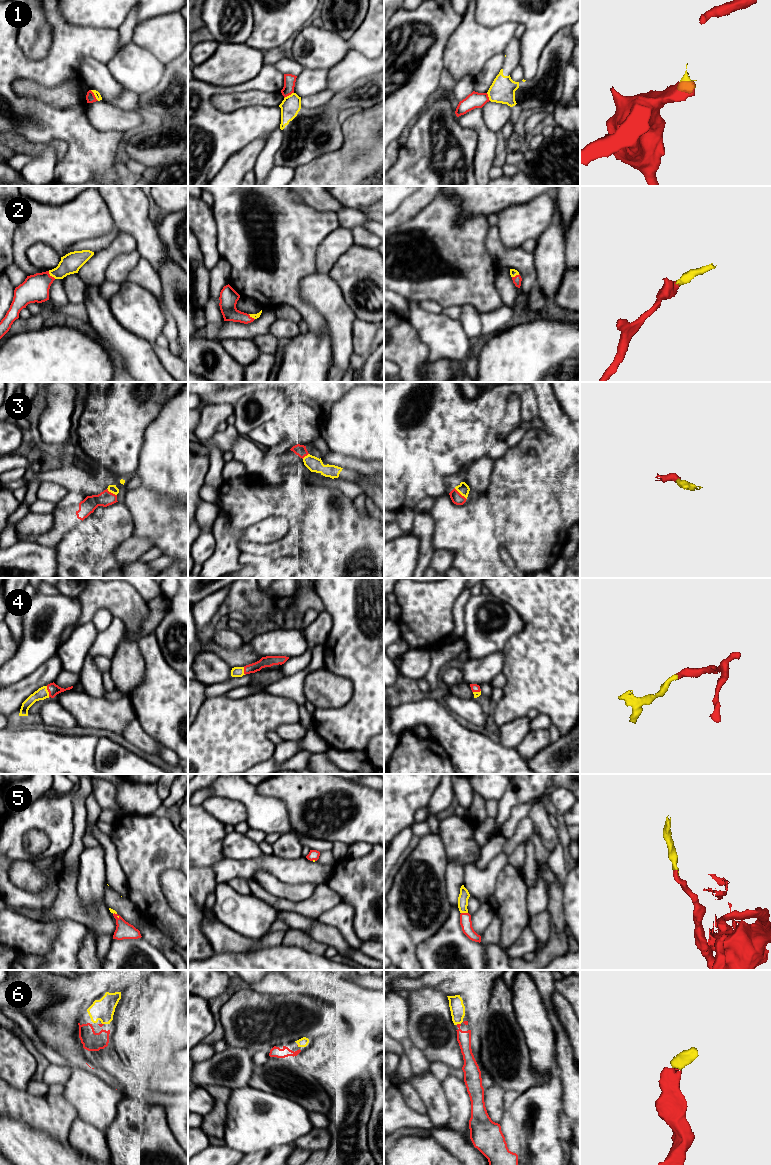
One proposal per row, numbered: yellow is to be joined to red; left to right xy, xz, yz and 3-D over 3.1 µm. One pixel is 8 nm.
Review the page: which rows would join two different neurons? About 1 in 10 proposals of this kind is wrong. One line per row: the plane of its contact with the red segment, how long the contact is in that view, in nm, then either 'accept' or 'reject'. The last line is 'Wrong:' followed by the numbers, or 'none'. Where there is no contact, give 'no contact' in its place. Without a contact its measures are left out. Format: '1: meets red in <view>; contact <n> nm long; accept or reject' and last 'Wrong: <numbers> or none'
1: meets red in xy; contact 110 nm long; reject
2: meets red in xy; contact 90 nm long; accept
3: meets red in yz; contact 140 nm long; accept
4: meets red in xy; contact 90 nm long; accept
5: meets red in yz; contact 60 nm long; accept
6: meets red in yz; contact 40 nm long; accept
Wrong: 1

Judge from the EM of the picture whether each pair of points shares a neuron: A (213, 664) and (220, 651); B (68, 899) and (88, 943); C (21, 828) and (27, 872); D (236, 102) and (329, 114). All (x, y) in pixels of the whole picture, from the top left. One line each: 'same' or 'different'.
A: different
B: different
C: different
D: same

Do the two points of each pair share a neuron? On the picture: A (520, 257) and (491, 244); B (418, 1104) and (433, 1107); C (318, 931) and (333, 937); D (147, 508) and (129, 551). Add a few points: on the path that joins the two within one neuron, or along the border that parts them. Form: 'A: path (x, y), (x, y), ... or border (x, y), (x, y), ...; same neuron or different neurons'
A: path (513, 257), (504, 257), (498, 251); same neuron
B: border (413, 1086), (424, 1104), (426, 1114); different neurons
C: path (322, 933), (329, 935); same neuron
D: border (133, 535), (148, 538), (154, 546); different neurons

